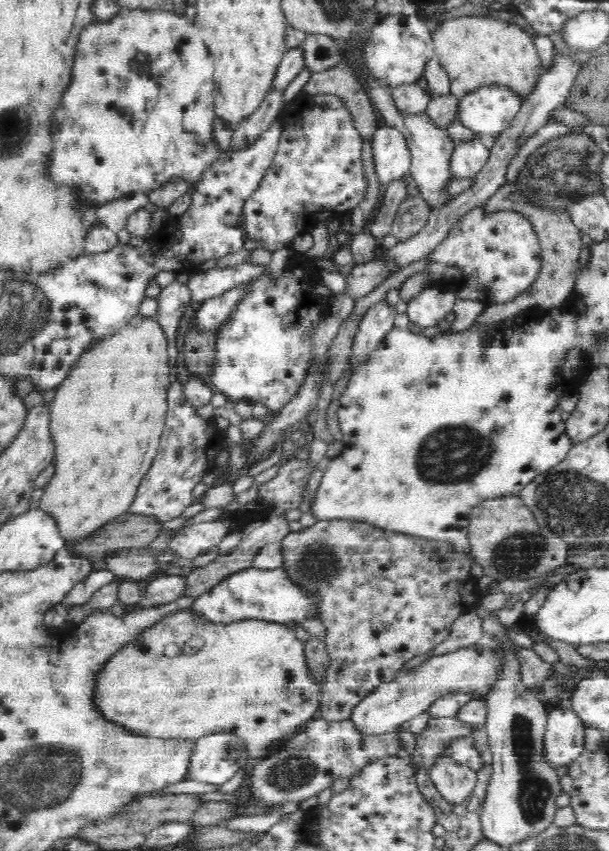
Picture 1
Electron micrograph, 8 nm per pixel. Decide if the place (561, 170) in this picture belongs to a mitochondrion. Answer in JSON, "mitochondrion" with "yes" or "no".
{"mitochondrion":"yes"}

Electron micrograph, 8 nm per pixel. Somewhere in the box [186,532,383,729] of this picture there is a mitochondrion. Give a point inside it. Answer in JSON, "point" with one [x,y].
{"point":[318,561]}

